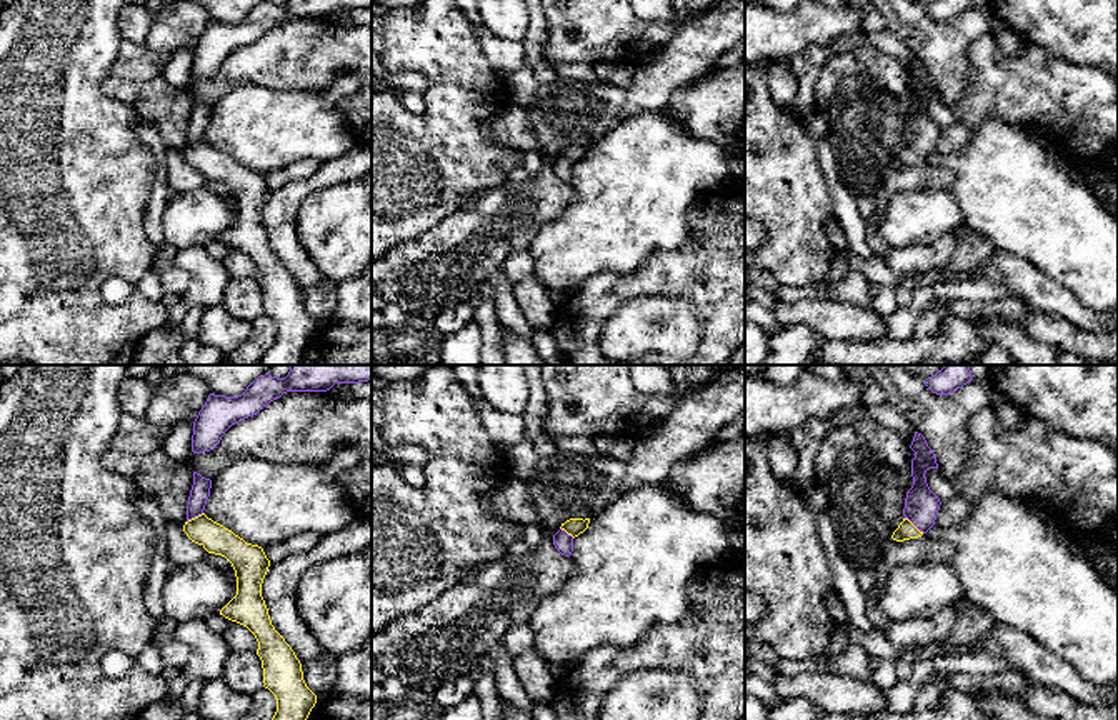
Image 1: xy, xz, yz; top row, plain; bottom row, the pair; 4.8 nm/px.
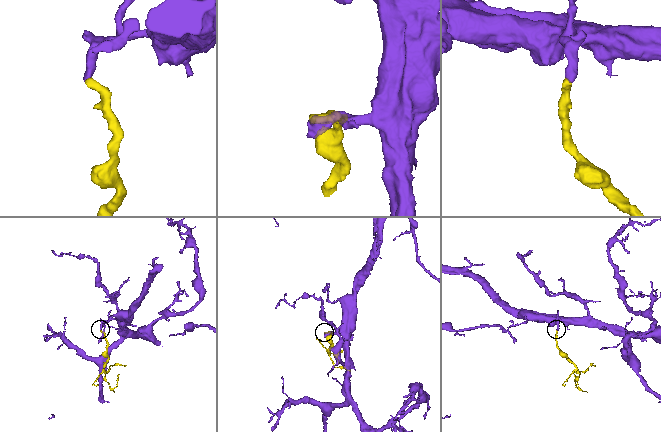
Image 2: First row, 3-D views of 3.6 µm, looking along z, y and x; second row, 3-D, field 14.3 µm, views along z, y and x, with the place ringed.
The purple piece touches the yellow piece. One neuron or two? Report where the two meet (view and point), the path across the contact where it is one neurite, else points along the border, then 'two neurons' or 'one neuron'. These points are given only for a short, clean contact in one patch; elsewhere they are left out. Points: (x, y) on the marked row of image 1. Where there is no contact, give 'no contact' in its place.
meets purple in yz at (915, 525); runs through yz (922, 505), (915, 525), (905, 530); one neuron

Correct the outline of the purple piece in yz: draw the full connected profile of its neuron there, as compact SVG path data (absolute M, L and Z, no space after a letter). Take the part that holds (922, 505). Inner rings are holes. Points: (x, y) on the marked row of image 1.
M915 432L910 448L915 452L915 458L911 460L913 485L905 498L905 518L891 535L896 542L918 538L926 533L935 525L941 505L925 478L930 468L938 468L935 453L918 432Z

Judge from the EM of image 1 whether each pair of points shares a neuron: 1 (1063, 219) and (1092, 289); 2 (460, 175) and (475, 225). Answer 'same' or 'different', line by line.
1: same
2: different

